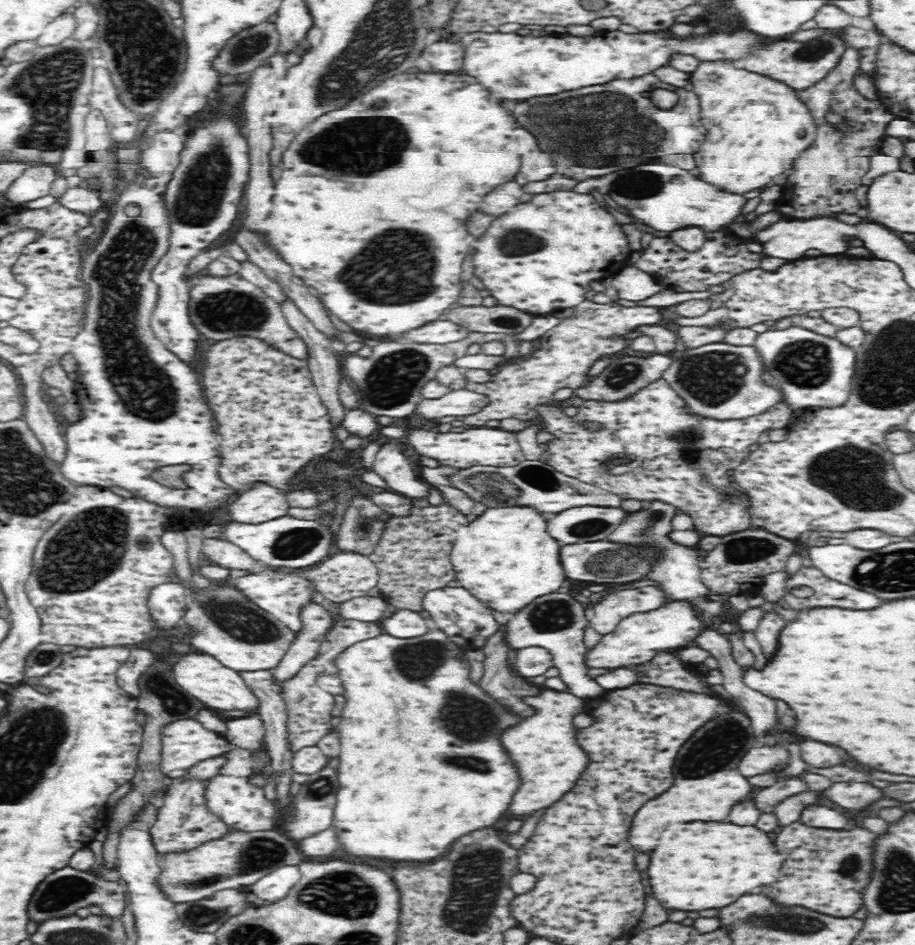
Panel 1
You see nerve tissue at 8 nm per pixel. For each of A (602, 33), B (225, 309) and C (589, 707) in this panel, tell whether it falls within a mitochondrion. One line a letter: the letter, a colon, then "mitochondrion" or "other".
A: other
B: mitochondrion
C: other

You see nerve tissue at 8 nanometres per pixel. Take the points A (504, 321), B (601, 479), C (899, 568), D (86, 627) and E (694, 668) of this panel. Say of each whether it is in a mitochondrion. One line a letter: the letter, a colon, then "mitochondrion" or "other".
A: mitochondrion
B: other
C: mitochondrion
D: other
E: other

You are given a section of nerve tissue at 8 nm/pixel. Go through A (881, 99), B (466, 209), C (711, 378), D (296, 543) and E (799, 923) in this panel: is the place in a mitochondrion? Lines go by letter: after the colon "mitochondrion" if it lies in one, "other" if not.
A: other
B: other
C: mitochondrion
D: mitochondrion
E: mitochondrion

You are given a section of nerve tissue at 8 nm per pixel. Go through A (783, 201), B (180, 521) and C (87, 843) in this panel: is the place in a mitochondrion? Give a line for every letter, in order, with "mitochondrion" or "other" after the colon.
A: other
B: other
C: other

